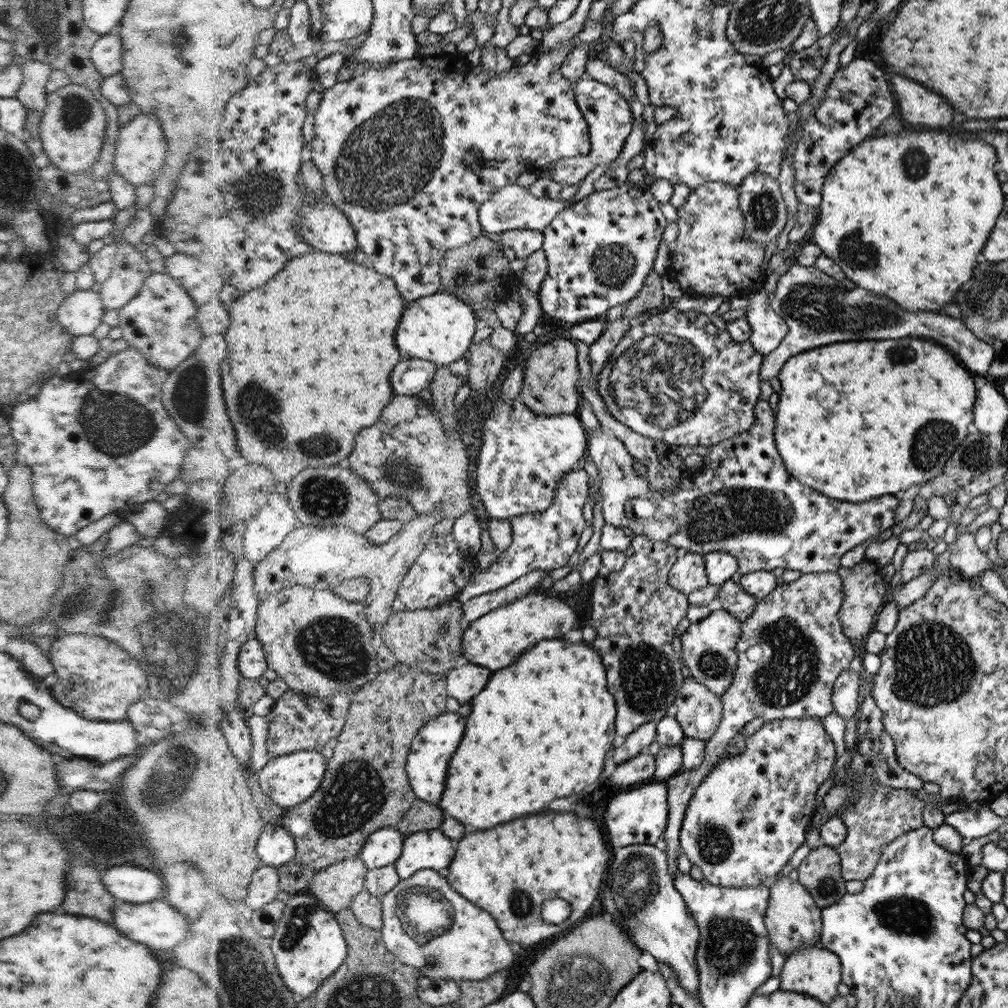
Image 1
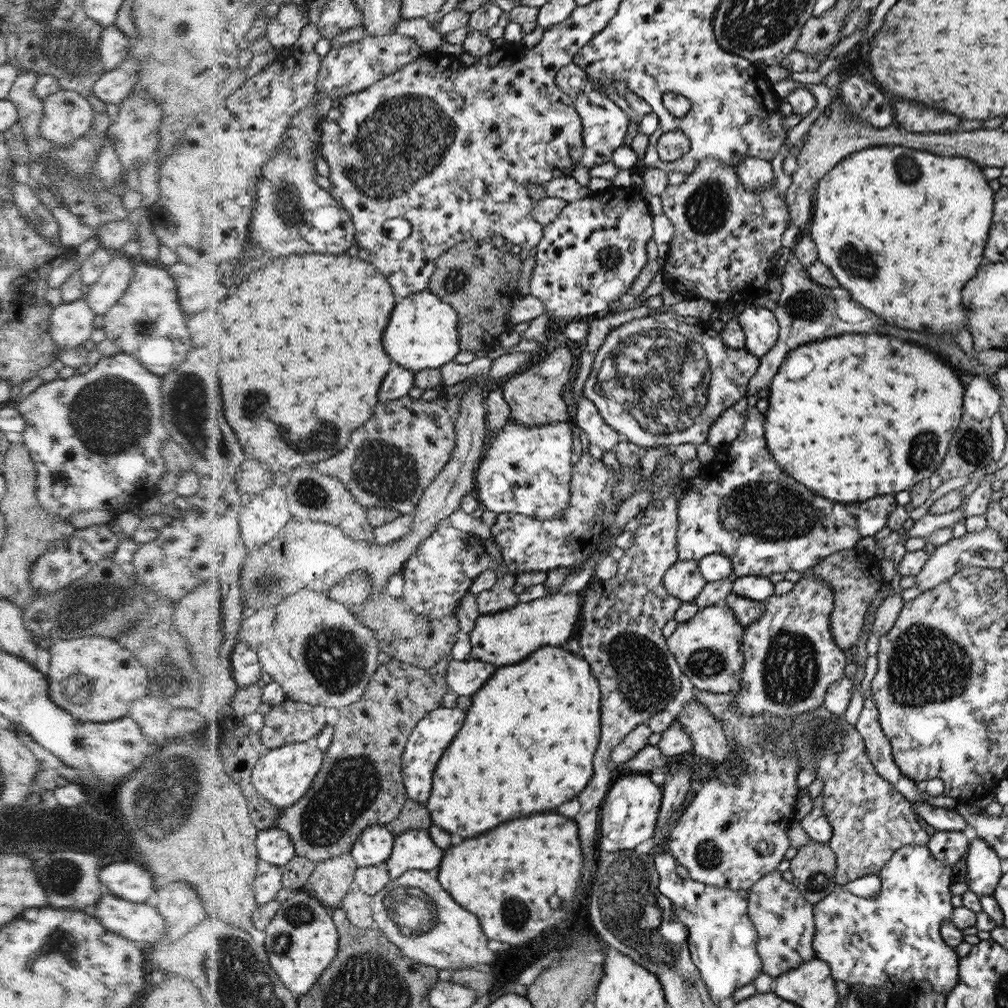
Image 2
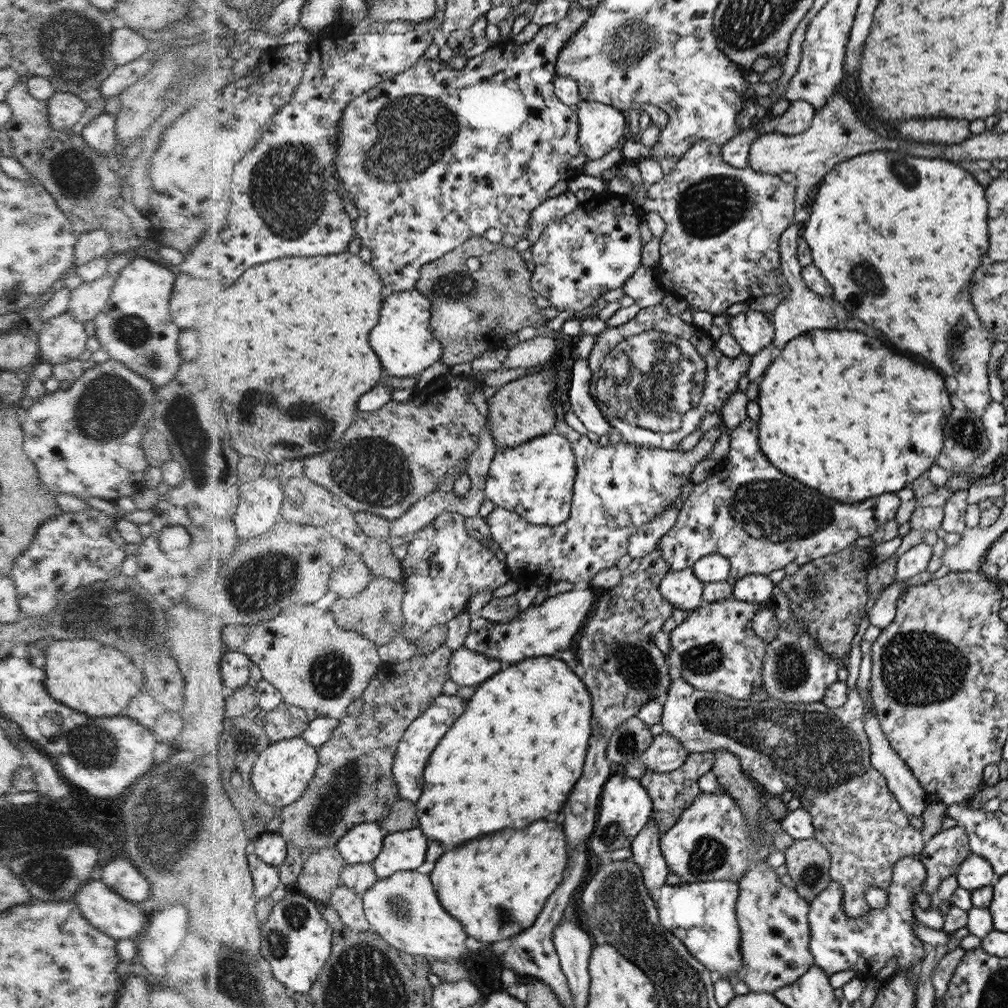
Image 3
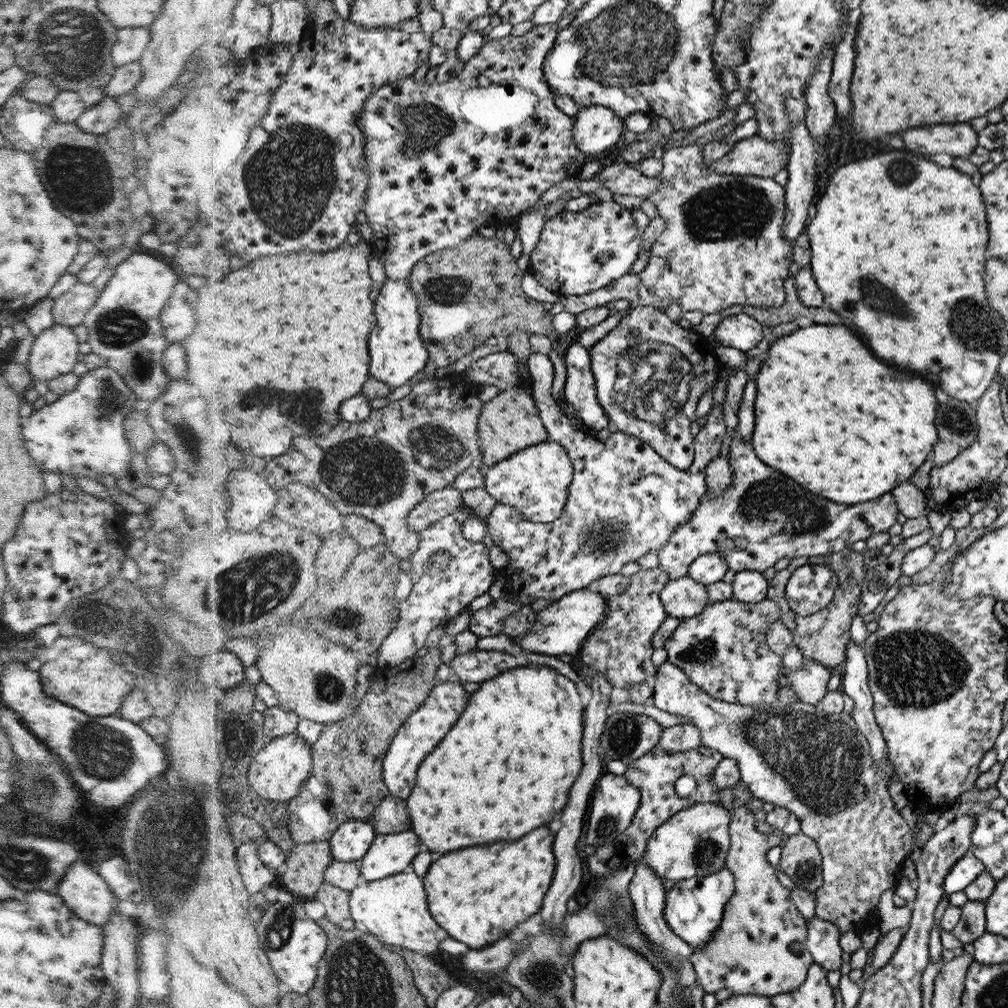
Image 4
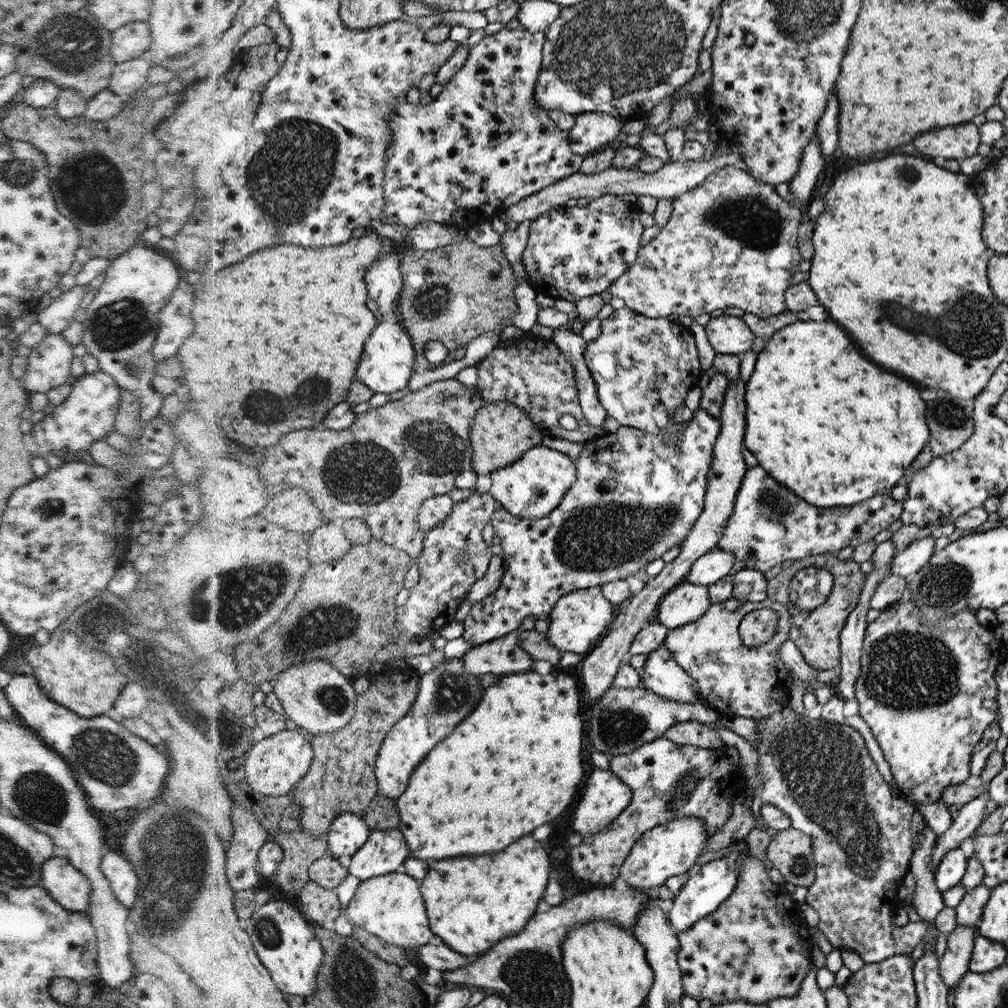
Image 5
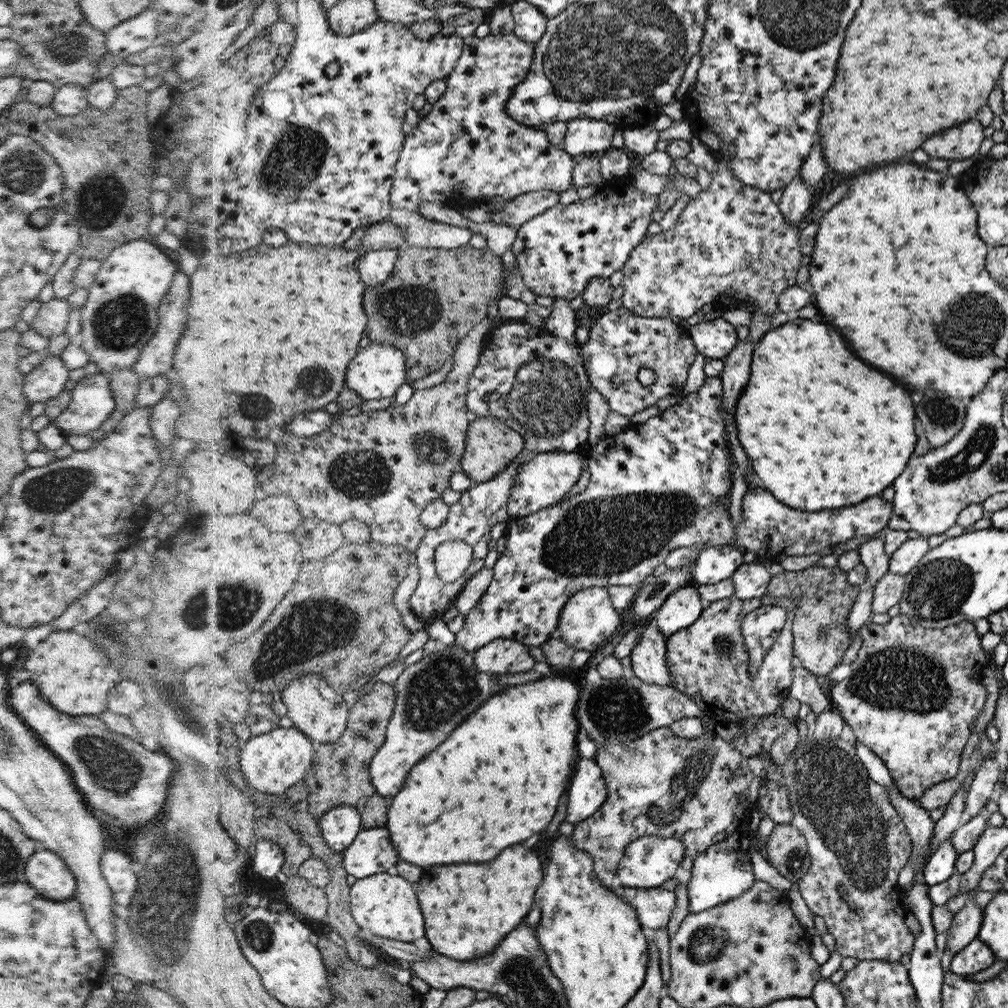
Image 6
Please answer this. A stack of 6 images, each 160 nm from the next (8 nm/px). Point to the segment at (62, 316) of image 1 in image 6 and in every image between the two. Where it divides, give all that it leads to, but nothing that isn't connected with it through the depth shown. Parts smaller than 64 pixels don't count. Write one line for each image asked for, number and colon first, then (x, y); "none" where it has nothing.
2: (71, 323)
3: (62, 339)
4: (54, 353)
5: (49, 363)
6: (48, 380)

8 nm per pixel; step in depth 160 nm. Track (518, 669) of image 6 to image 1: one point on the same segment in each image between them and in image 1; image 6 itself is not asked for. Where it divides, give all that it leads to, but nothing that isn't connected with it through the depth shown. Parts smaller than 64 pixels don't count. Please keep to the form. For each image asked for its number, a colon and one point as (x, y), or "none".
1: (467, 681)
2: (466, 677)
3: (468, 668)
4: (478, 666)
5: (504, 655)

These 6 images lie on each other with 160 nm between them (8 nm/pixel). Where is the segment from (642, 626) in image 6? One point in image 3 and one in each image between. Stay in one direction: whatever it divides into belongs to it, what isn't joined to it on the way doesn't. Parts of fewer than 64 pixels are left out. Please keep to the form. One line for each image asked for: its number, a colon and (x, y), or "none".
3: (821, 754)
4: (798, 757)
5: (663, 676)

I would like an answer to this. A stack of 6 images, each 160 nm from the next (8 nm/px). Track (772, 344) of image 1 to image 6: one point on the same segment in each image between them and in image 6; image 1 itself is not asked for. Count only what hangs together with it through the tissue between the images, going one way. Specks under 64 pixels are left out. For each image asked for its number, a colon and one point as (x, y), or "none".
2: (759, 324)
3: (752, 330)
4: (741, 331)
5: (727, 334)
6: (716, 338)

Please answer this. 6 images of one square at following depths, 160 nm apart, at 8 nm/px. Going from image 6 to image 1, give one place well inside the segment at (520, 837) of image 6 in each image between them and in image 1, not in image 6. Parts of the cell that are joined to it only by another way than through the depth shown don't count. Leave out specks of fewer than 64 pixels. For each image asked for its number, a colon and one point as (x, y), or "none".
1: (542, 727)
2: (531, 735)
3: (514, 757)
4: (518, 746)
5: (518, 759)

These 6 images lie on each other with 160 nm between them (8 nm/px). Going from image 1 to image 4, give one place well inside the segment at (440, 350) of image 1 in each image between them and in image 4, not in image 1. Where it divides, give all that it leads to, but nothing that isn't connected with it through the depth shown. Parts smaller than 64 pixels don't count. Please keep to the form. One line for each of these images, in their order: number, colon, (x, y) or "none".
2: (424, 333)
3: (407, 345)
4: (399, 353)

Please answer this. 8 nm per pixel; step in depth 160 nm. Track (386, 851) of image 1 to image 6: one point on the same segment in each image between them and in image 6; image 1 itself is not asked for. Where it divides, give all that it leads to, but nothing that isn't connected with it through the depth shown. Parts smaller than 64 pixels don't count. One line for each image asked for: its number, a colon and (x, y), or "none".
2: (375, 847)
3: (364, 843)
4: (353, 841)
5: (350, 832)
6: (342, 825)

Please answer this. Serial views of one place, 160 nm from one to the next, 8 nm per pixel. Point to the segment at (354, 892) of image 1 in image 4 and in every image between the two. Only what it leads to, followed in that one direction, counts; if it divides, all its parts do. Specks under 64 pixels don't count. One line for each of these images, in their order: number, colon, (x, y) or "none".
2: (333, 881)
3: (323, 876)
4: (305, 873)

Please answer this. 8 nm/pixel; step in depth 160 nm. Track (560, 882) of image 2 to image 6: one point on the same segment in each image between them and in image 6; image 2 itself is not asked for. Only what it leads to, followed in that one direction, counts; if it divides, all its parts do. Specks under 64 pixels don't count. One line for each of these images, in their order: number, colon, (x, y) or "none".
3: (496, 886)
4: (509, 879)
5: (485, 900)
6: (469, 910)

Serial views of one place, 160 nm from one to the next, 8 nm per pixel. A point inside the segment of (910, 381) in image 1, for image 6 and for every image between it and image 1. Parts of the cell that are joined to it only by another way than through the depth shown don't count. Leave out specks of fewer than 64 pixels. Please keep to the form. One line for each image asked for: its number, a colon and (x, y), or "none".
2: (856, 417)
3: (878, 433)
4: (828, 413)
5: (821, 419)
6: (823, 431)

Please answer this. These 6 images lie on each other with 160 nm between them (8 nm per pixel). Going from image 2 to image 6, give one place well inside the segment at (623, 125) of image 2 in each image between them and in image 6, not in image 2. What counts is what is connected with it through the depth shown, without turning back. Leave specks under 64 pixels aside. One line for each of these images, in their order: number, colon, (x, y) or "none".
3: (601, 126)
4: (596, 127)
5: (591, 131)
6: (583, 135)

